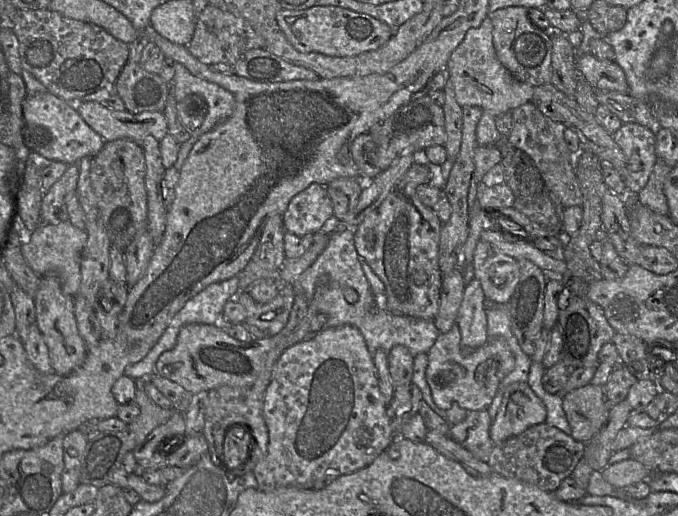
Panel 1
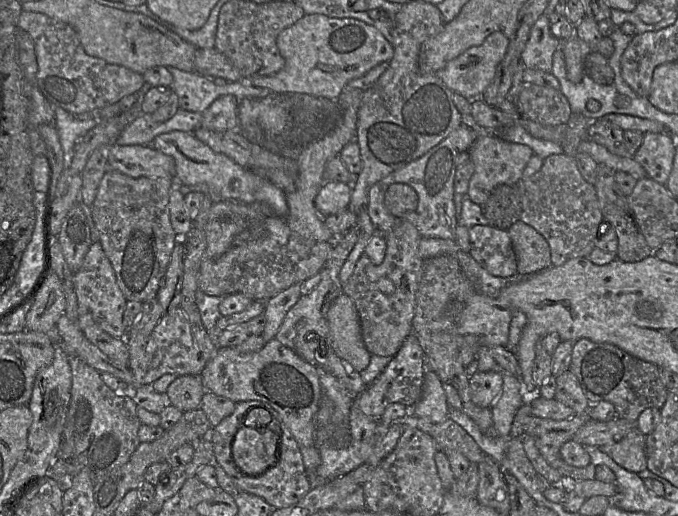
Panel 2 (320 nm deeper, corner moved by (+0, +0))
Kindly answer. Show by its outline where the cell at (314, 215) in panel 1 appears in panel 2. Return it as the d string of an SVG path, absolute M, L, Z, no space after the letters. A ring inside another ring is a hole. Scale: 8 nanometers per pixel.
M324 182L314 204L322 216L336 214L347 209L351 199L352 185L343 182Z

